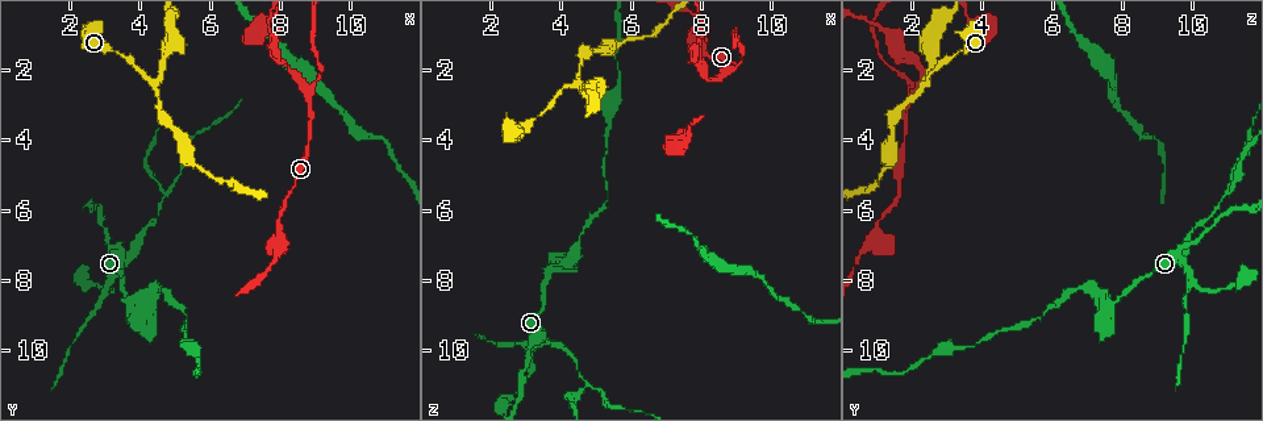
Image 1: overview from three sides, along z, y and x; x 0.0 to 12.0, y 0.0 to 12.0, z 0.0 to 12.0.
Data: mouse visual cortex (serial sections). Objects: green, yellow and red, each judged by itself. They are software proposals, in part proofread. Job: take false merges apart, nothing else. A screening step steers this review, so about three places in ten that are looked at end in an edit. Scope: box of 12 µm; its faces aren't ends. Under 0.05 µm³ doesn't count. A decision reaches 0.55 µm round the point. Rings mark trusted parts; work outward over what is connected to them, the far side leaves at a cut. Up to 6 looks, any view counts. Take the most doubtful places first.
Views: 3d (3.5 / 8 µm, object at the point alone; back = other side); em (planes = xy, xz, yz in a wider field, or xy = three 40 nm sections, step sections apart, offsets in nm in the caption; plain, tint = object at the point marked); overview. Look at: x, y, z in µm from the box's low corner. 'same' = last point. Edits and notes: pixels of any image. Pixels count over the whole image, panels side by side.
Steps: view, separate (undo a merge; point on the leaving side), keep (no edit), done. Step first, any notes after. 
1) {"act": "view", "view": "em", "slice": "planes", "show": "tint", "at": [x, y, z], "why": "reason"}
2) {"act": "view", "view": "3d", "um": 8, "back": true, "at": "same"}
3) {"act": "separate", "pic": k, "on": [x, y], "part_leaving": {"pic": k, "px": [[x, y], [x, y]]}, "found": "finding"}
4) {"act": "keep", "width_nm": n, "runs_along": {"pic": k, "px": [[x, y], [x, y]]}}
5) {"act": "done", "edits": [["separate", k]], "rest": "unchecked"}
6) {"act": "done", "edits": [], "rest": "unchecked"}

{"act": "view", "view": "3d", "um": 8, "back": true, "at": [4.5, 2.3, 2.5], "why": "three arms meet"}

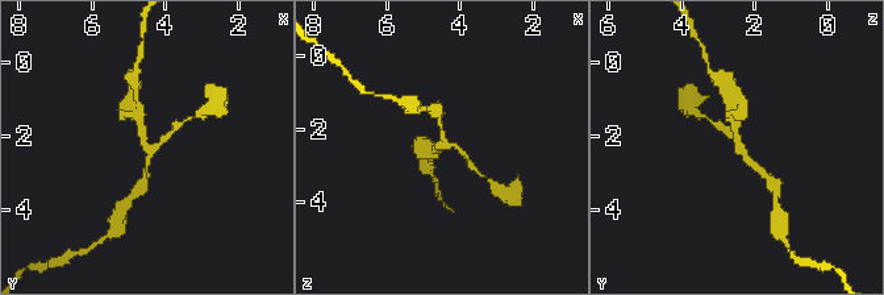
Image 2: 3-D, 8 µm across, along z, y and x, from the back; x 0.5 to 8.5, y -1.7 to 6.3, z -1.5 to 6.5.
{"act": "view", "view": "em", "slice": "xy", "step": 5, "show": "tint", "at": [4.4, 2.4, 2.5], "arms": 3, "arm_widths_nm": [150, 200, 200], "why": "now the EM"}

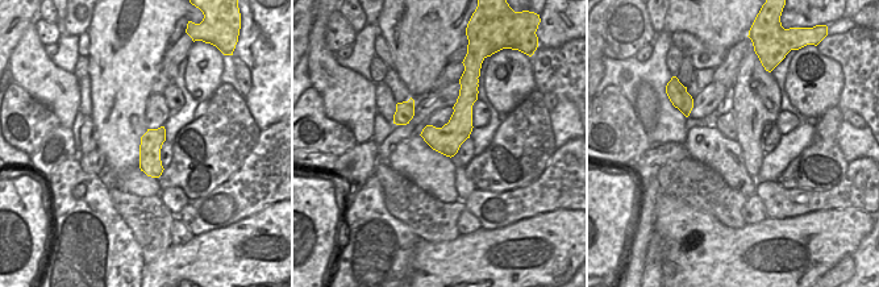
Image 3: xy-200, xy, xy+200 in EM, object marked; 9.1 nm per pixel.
{"act": "keep", "runs_along": {"pic": 2, "px": [[725, 127], [747, 161], [767, 178]]}, "found": "one cell here"}

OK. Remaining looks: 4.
{"act": "view", "view": "em", "slice": "xy", "step": 3, "show": "tint", "at": [8.8, 2.6, 2.0], "why": "branch point"}

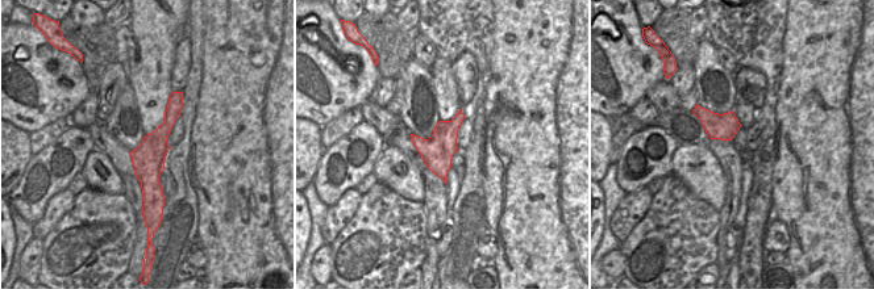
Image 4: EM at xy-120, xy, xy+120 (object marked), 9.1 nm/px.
{"act": "view", "view": "3d", "um": 3.5, "at": "same"}

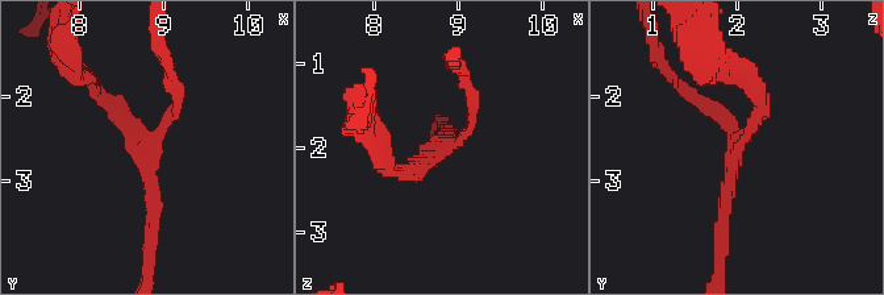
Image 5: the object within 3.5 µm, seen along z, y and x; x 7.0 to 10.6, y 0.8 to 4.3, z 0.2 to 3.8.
{"act": "keep", "arms": 3, "runs_along": {"pic": 4, "px": [[175, 96], [152, 153], [155, 199]]}, "found": "one cell here"}

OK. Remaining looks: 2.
{"act": "view", "view": "3d", "um": 3.5, "at": [3.8, 7.0, 9.8], "why": "abrupt turn"}

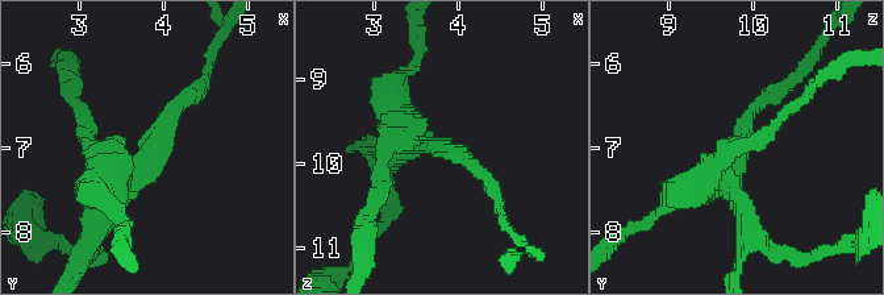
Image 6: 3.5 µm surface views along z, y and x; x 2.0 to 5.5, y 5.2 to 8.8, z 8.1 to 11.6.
{"act": "view", "view": "em", "slice": "xy", "step": 1, "show": "tint", "at": [3.85, 7.05, 9.85], "arm_widths_nm": [200, 400]}

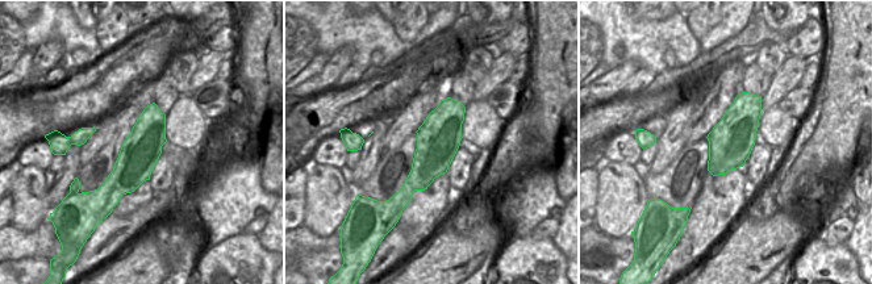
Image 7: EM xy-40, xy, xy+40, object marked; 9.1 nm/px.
{"act": "separate", "pic": 6, "on": [88, 237], "part_leaving": {"pic": 6, "px": [[734, 194], [747, 239], [816, 254]]}, "found": "two cells meet here"}

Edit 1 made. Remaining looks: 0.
{"act": "done", "edits": [["separate", 6]], "rest": "unchecked"}

